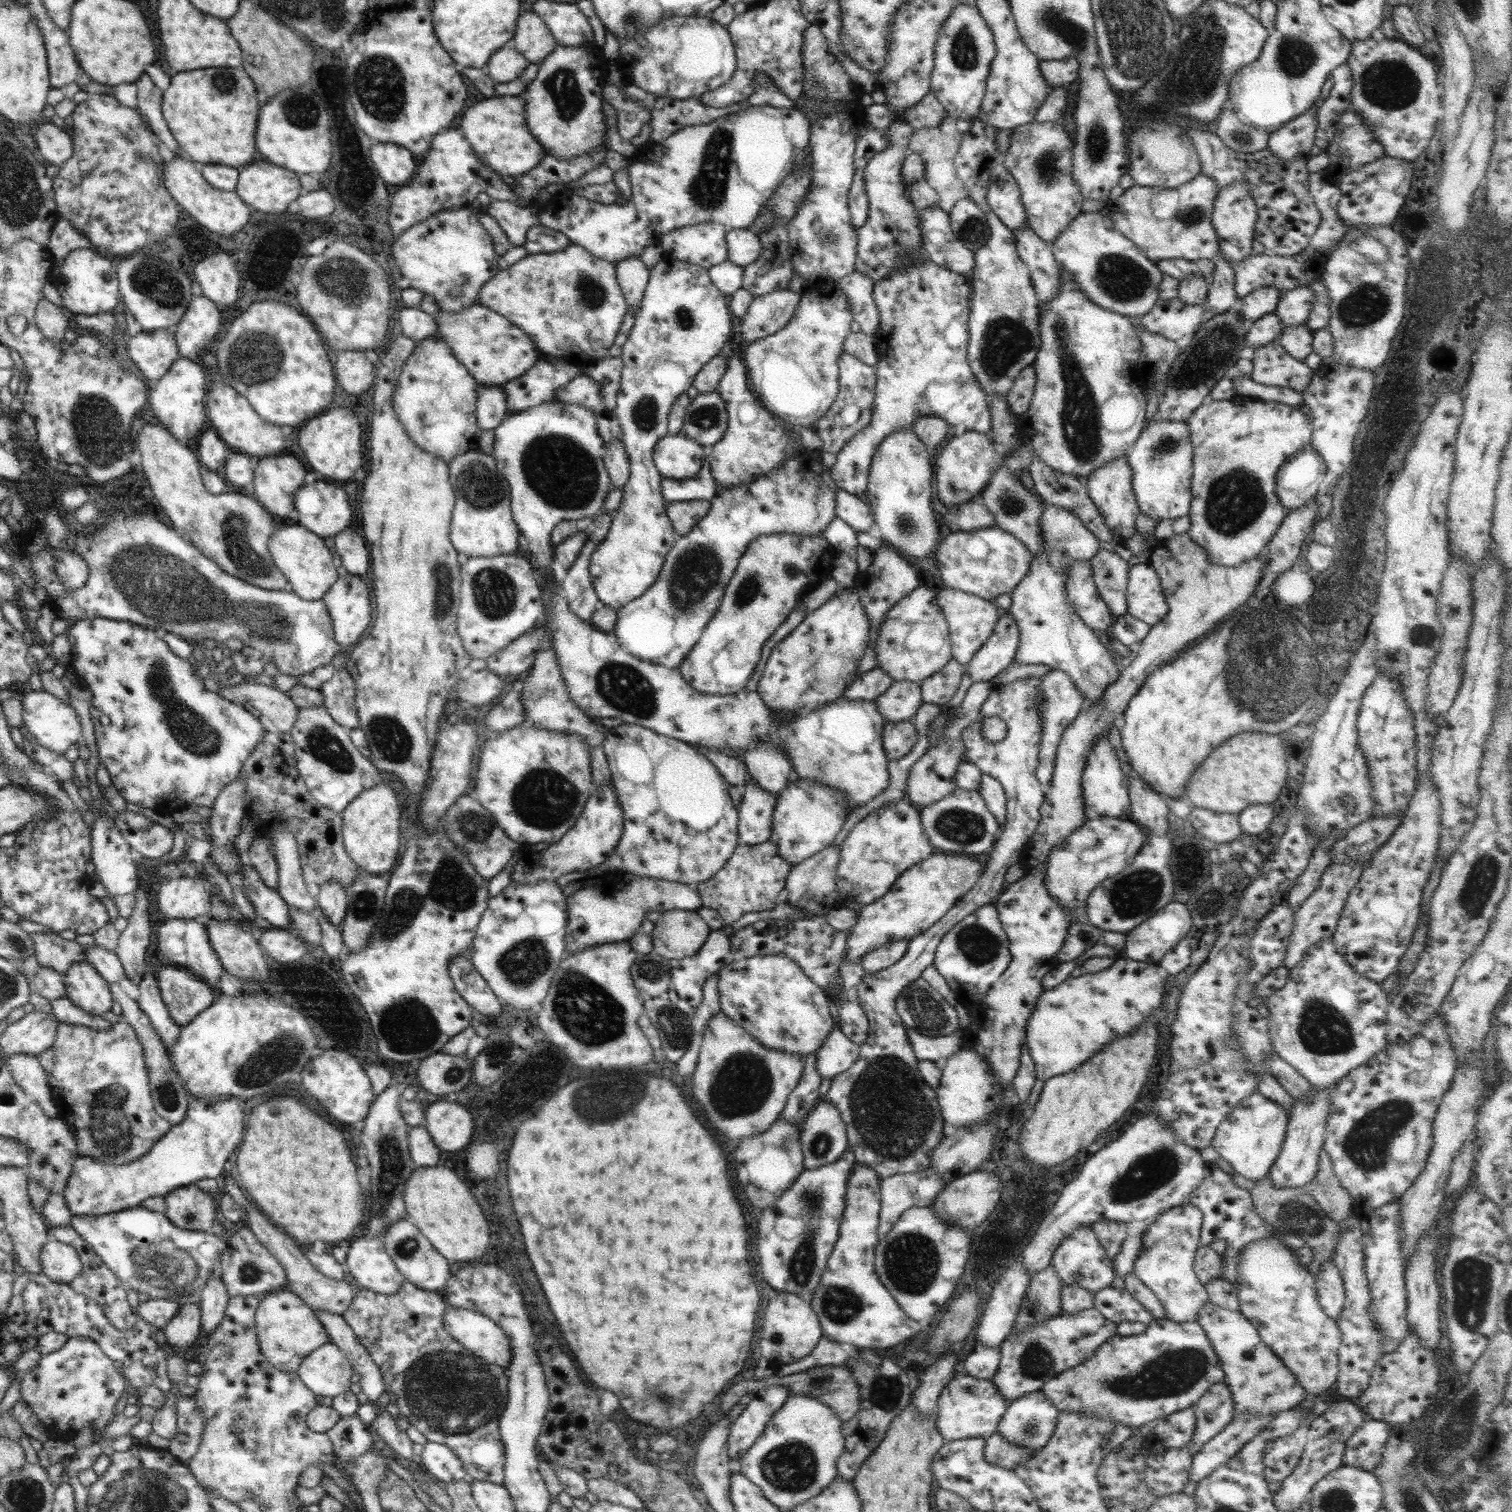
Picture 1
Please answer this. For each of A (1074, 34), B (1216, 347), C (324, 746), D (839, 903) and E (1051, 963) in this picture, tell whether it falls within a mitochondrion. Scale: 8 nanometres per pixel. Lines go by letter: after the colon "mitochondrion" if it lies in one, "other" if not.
A: mitochondrion
B: mitochondrion
C: mitochondrion
D: other
E: other

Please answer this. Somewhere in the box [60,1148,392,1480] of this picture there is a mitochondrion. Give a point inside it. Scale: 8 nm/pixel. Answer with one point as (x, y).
(166, 1263)

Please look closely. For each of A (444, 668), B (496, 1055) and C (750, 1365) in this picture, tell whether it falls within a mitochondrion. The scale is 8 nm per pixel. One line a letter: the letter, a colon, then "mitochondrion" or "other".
A: other
B: mitochondrion
C: other

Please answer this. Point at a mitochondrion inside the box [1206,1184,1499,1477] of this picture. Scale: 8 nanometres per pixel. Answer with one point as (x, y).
(1457, 1428)

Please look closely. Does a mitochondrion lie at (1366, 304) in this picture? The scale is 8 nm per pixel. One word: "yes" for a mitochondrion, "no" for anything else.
yes

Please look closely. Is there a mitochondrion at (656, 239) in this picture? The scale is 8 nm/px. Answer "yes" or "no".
no

